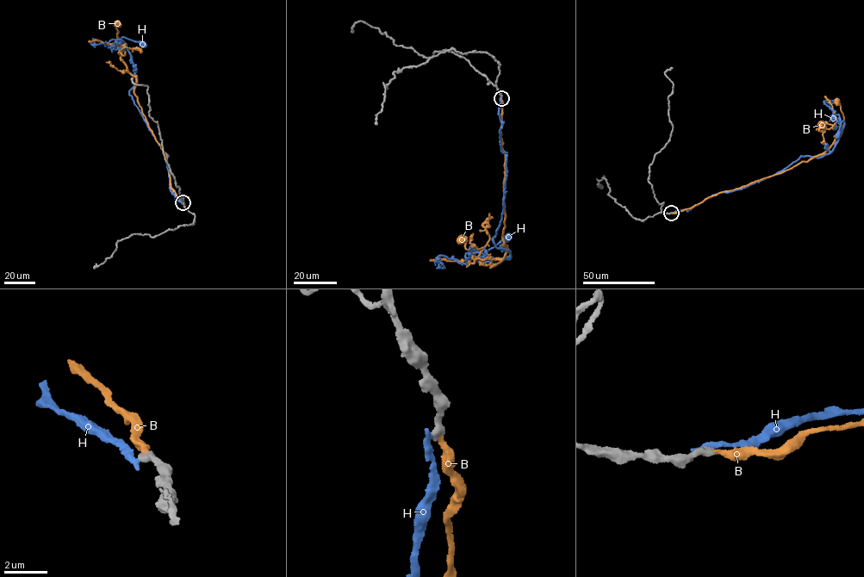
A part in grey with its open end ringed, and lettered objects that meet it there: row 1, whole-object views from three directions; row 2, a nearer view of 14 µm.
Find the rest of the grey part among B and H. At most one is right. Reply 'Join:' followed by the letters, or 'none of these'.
Join: B

